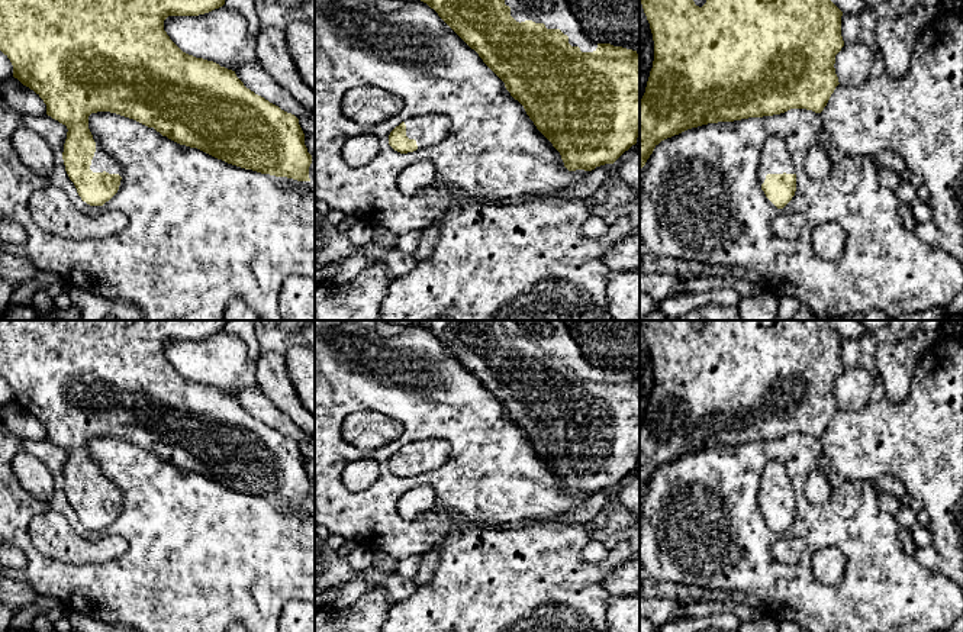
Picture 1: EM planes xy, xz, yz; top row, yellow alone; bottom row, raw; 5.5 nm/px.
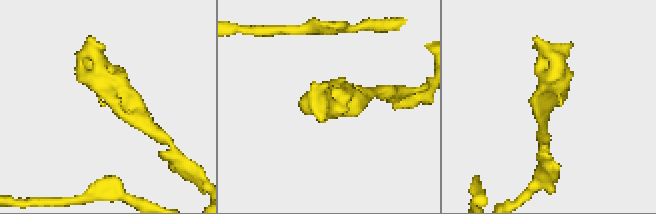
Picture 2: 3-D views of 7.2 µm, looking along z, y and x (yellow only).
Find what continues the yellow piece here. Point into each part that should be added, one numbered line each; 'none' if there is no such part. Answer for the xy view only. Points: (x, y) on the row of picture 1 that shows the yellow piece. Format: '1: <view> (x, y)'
1: xy (102, 161)

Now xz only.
1: xz (554, 13)

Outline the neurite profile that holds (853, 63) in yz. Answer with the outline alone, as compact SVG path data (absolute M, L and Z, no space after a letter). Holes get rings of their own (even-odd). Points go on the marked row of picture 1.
M860 41L844 43L835 55L834 64L838 83L846 87L857 87L866 81L870 75L876 51Z

